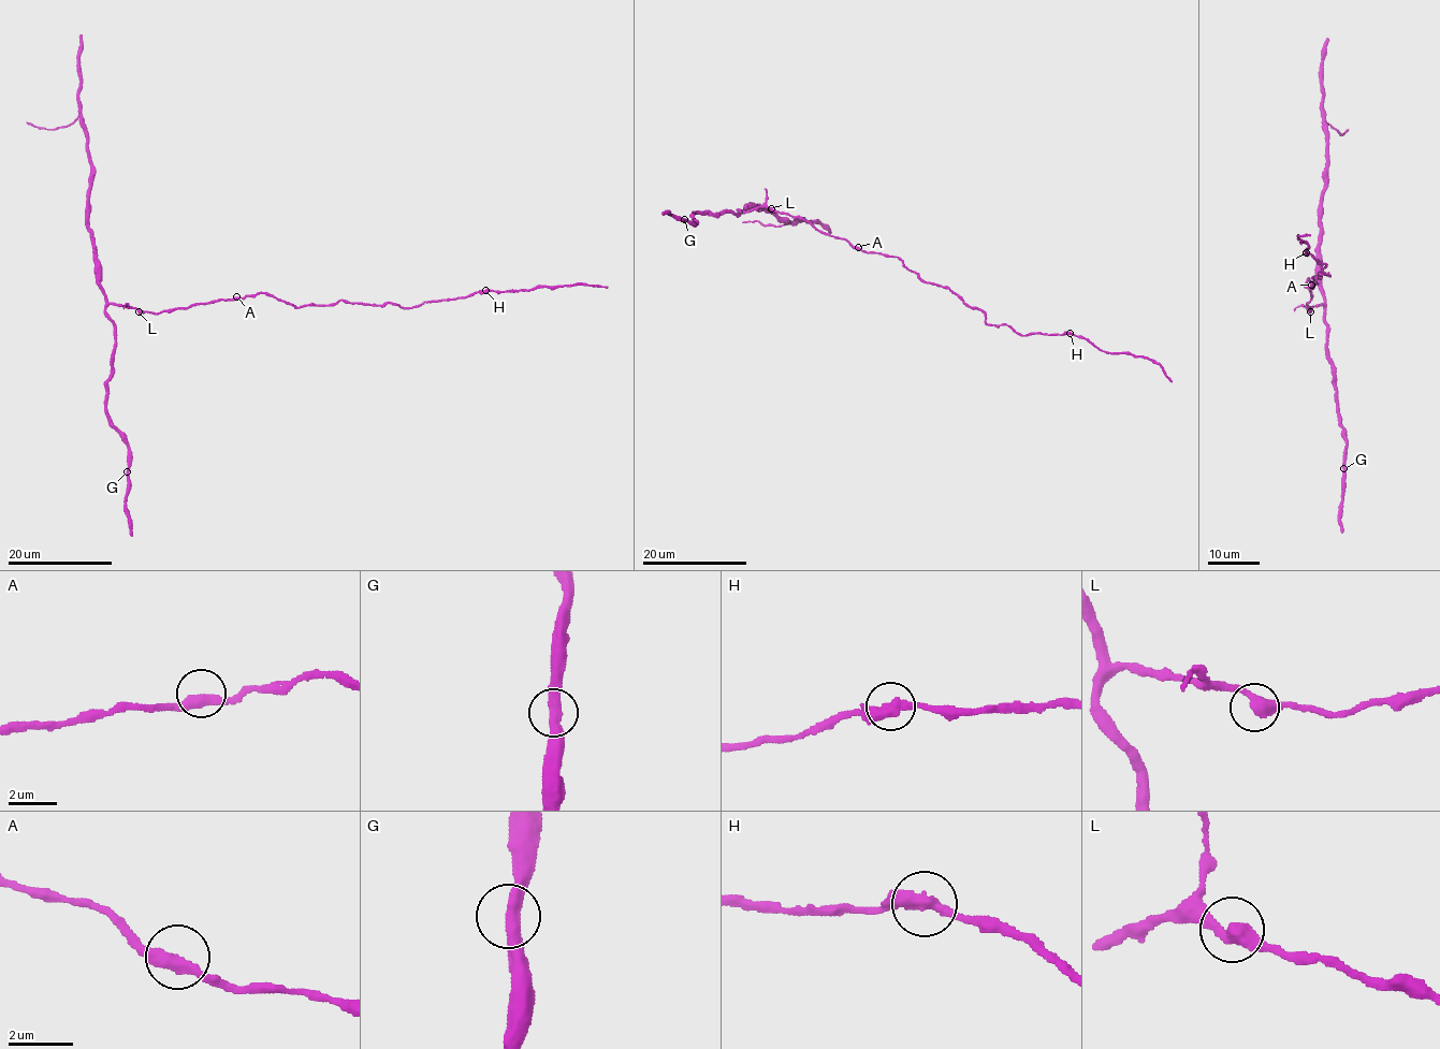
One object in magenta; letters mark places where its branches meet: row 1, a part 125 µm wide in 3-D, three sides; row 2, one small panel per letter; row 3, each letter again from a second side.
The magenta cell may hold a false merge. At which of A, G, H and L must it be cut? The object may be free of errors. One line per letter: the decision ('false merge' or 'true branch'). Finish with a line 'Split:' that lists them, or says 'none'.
A: true branch
G: true branch
H: true branch
L: true branch
Split: none

